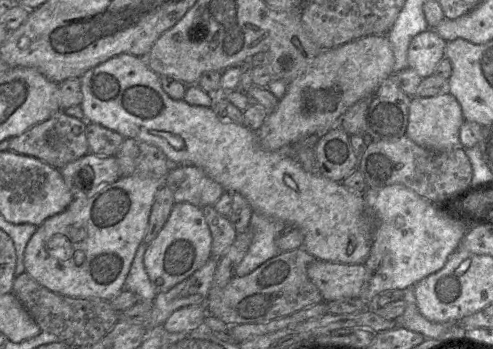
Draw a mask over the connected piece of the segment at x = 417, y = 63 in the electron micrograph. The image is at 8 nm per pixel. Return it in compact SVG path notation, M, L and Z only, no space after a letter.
M434 29L417 34L408 47L408 68L422 78L432 76L439 62L445 57L446 44Z

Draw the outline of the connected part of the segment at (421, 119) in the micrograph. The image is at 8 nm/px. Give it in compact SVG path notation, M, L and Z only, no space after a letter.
M450 93L433 97L413 97L409 105L405 135L417 145L436 152L445 152L460 146L459 131L464 122L461 107Z

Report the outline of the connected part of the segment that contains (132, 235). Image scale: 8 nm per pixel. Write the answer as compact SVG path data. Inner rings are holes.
M121 177L103 186L94 195L74 198L61 213L46 219L28 242L24 253L25 271L48 290L72 298L99 298L110 301L123 289L135 253L145 236L151 209L165 178ZM71 227L84 228L87 236L80 242L69 239Z

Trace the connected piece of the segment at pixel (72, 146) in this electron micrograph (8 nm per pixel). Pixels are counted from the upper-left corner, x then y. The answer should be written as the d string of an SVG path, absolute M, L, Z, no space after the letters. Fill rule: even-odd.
M60 111L21 135L10 138L8 150L35 157L59 170L69 162L90 152L86 137L86 125L85 119L77 119Z

